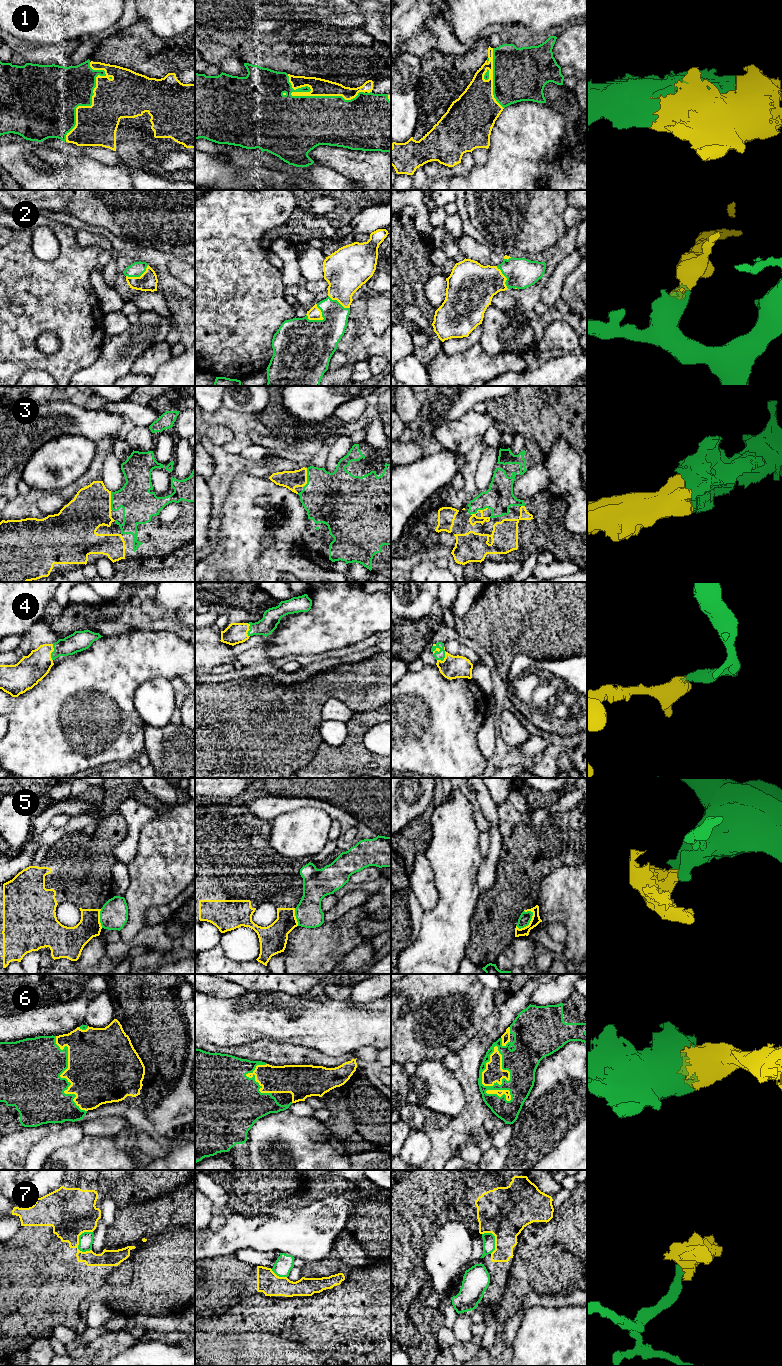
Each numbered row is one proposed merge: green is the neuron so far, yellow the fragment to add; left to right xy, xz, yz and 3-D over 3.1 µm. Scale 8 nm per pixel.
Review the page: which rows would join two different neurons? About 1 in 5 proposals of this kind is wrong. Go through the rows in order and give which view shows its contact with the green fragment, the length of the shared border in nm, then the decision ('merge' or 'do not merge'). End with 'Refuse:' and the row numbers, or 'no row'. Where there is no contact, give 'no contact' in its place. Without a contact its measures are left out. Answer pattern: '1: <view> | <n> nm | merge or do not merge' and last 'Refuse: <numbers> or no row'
1: xz | 650 nm | merge
2: xz | 160 nm | merge
3: yz | 160 nm | merge
4: yz | 130 nm | merge
5: yz | 190 nm | do not merge
6: yz | 340 nm | merge
7: xy | 190 nm | do not merge
Refuse: 5, 7

